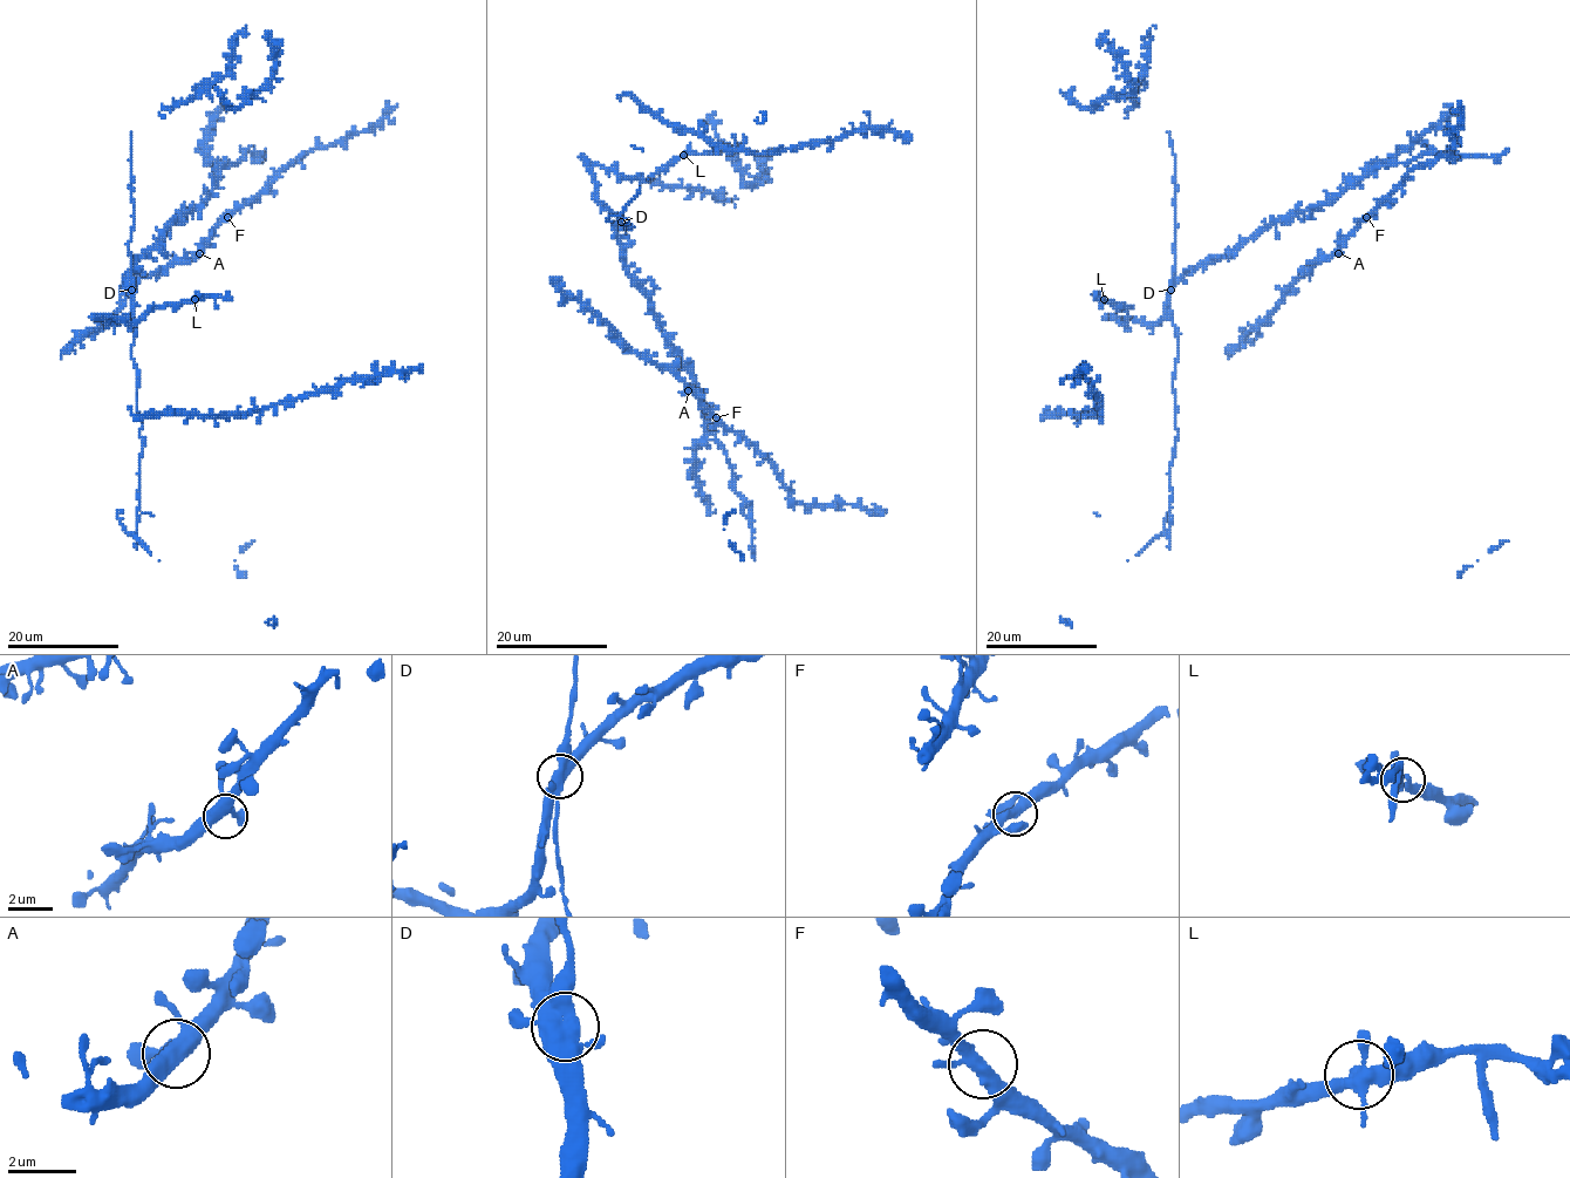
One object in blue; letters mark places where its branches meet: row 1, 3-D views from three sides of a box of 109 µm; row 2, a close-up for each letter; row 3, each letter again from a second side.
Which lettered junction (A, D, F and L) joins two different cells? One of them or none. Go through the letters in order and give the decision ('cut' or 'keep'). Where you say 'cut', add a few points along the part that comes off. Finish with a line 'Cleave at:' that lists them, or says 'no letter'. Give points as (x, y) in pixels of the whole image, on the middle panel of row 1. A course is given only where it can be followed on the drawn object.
A: keep
D: keep
F: keep
L: keep
Cleave at: no letter

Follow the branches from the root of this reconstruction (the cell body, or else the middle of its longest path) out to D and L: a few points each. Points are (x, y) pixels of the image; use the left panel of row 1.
D: (134, 269), (129, 276), (131, 290)
L: (134, 269), (129, 276), (131, 312), (122, 320), (108, 324), (101, 314), (136, 321), (157, 307), (195, 299)

